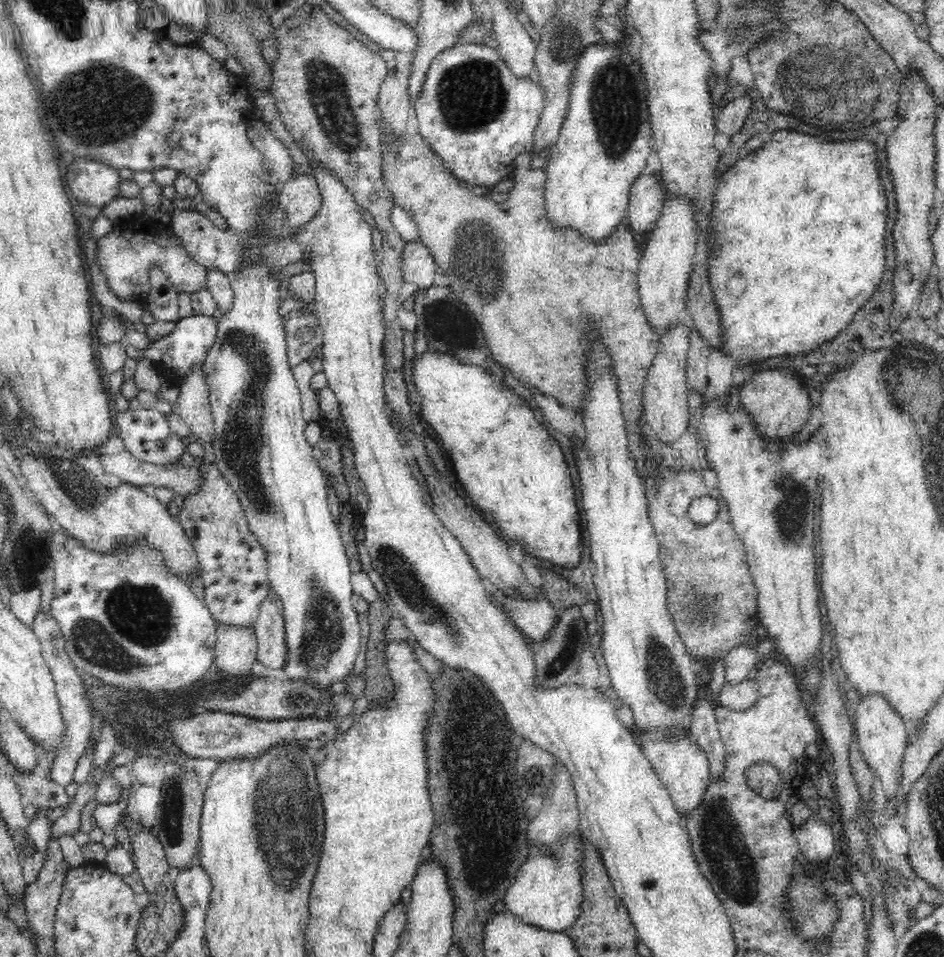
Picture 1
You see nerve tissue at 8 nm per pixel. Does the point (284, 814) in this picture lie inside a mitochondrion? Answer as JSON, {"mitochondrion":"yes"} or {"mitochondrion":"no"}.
{"mitochondrion":"yes"}

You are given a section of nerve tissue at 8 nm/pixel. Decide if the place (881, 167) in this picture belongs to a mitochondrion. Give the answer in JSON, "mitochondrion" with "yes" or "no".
{"mitochondrion":"no"}

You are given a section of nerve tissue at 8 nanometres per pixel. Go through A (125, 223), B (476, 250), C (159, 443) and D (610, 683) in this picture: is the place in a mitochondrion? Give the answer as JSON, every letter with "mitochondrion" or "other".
{"A":"other","B":"mitochondrion","C":"mitochondrion","D":"other"}

